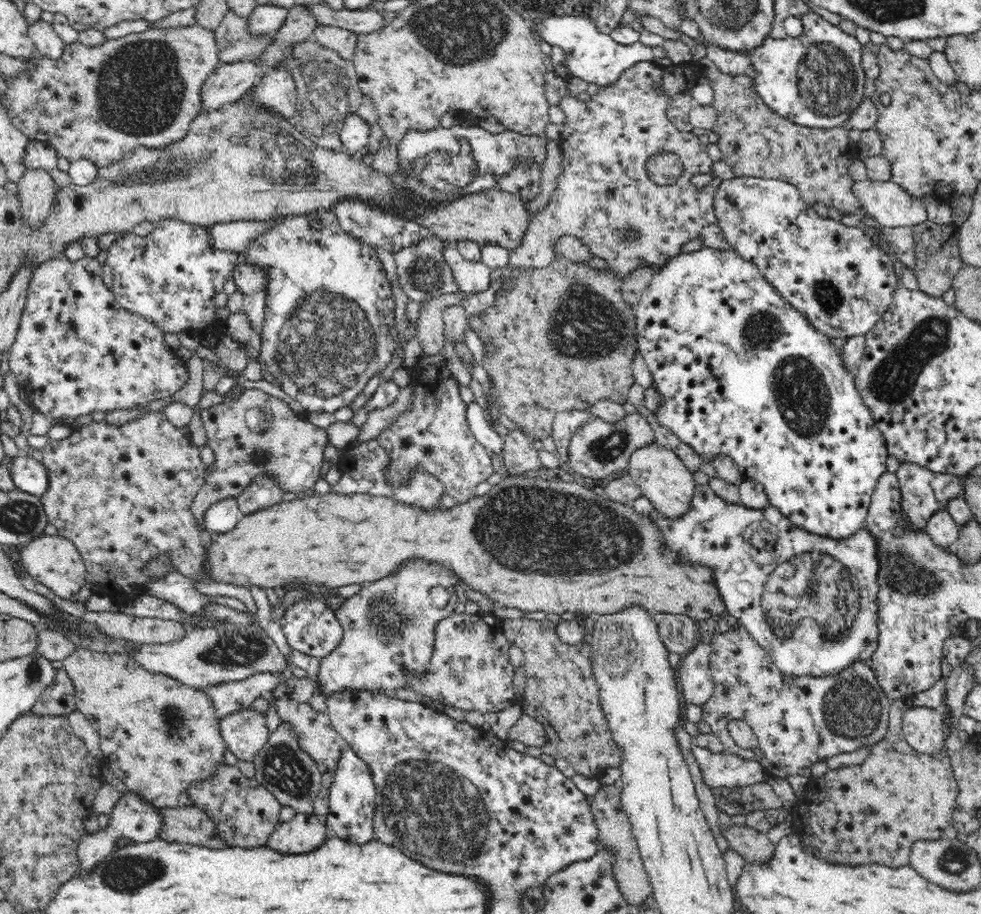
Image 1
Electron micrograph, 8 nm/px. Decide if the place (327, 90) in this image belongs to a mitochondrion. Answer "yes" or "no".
yes

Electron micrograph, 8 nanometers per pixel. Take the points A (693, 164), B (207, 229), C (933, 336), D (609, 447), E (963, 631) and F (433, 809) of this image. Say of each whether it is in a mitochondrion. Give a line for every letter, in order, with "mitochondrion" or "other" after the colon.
A: other
B: other
C: mitochondrion
D: mitochondrion
E: other
F: mitochondrion

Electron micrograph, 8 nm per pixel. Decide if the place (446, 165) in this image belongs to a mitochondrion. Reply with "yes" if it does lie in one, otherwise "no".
yes

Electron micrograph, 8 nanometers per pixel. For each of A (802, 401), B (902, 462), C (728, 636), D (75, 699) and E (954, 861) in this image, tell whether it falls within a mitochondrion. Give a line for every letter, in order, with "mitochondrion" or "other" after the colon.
A: mitochondrion
B: other
C: other
D: other
E: mitochondrion

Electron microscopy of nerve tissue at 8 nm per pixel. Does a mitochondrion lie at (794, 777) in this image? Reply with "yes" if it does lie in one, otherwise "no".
no

